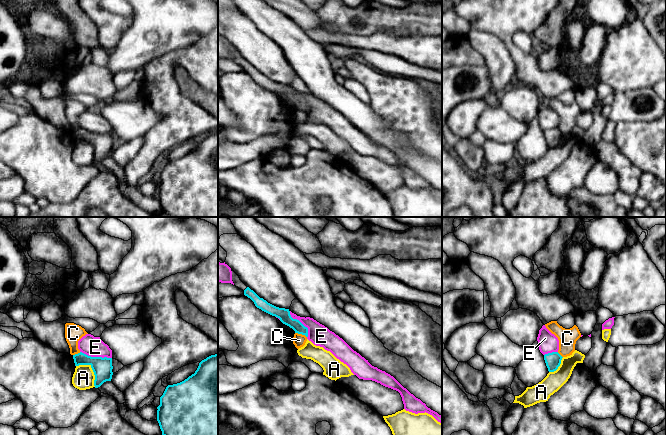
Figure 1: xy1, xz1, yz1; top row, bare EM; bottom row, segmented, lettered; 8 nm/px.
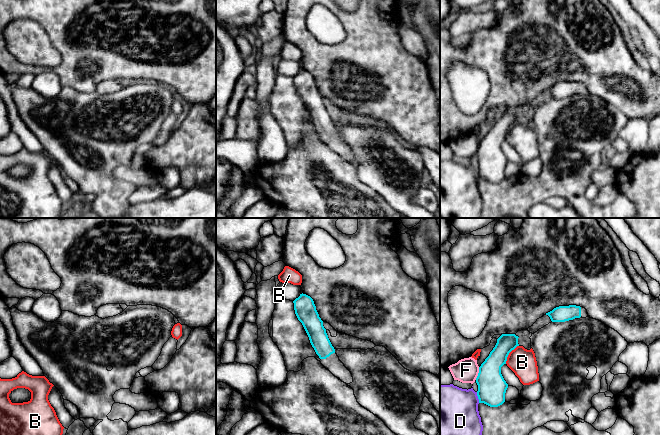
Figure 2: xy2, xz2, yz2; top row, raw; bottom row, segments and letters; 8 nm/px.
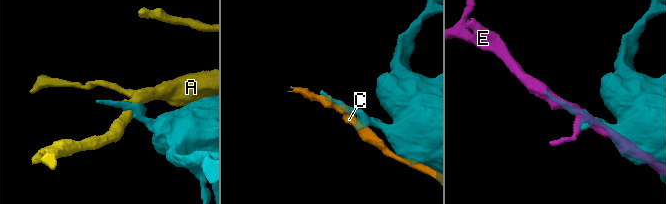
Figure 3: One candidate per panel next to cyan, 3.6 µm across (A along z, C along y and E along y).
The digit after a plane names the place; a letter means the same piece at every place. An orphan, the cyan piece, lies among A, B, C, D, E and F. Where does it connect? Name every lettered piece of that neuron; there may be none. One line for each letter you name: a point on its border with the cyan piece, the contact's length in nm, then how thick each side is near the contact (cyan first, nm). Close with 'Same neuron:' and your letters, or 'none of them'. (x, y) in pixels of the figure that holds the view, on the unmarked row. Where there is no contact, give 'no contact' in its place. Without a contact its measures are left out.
Same neuron: none of them

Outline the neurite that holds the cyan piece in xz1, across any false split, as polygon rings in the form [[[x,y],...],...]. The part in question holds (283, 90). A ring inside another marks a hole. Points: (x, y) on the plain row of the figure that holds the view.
[[[247,63],[244,66],[244,71],[250,74],[257,84],[261,85],[262,87],[272,92],[279,94],[283,100],[292,104],[295,107],[295,109],[302,110],[308,113],[308,104],[305,103],[299,96],[293,95],[290,91],[289,85],[279,84],[268,79],[263,74],[260,74],[249,63]]]

